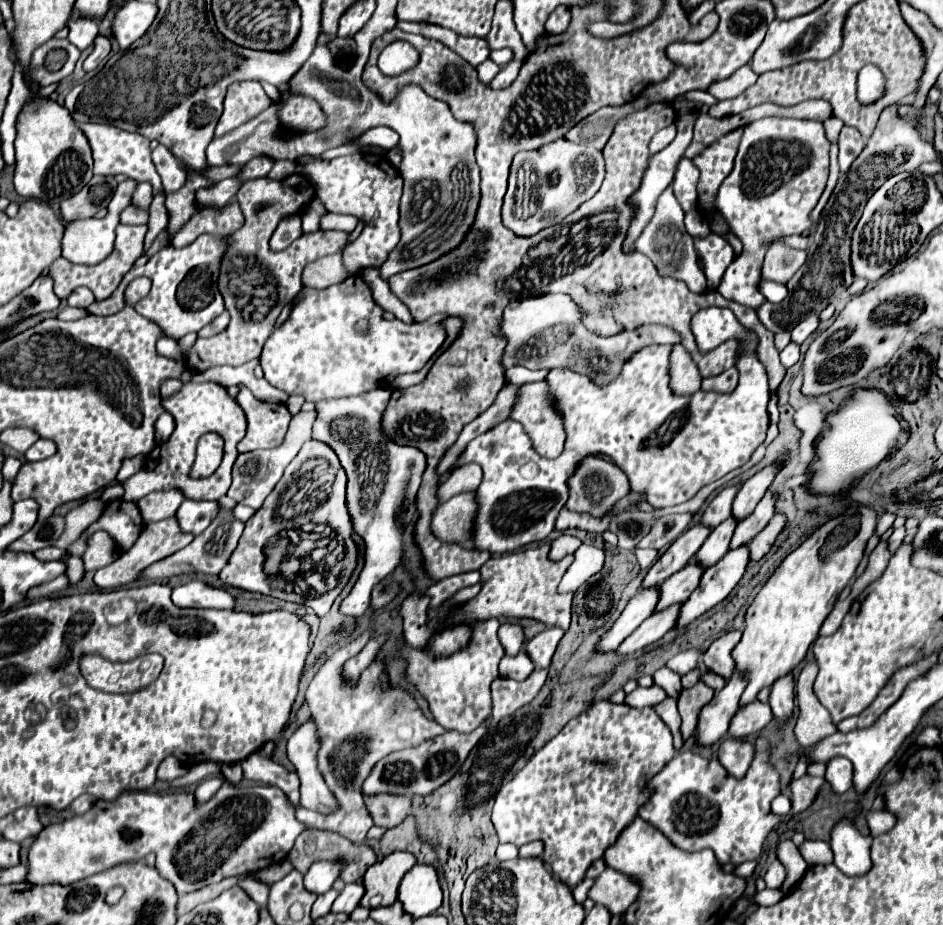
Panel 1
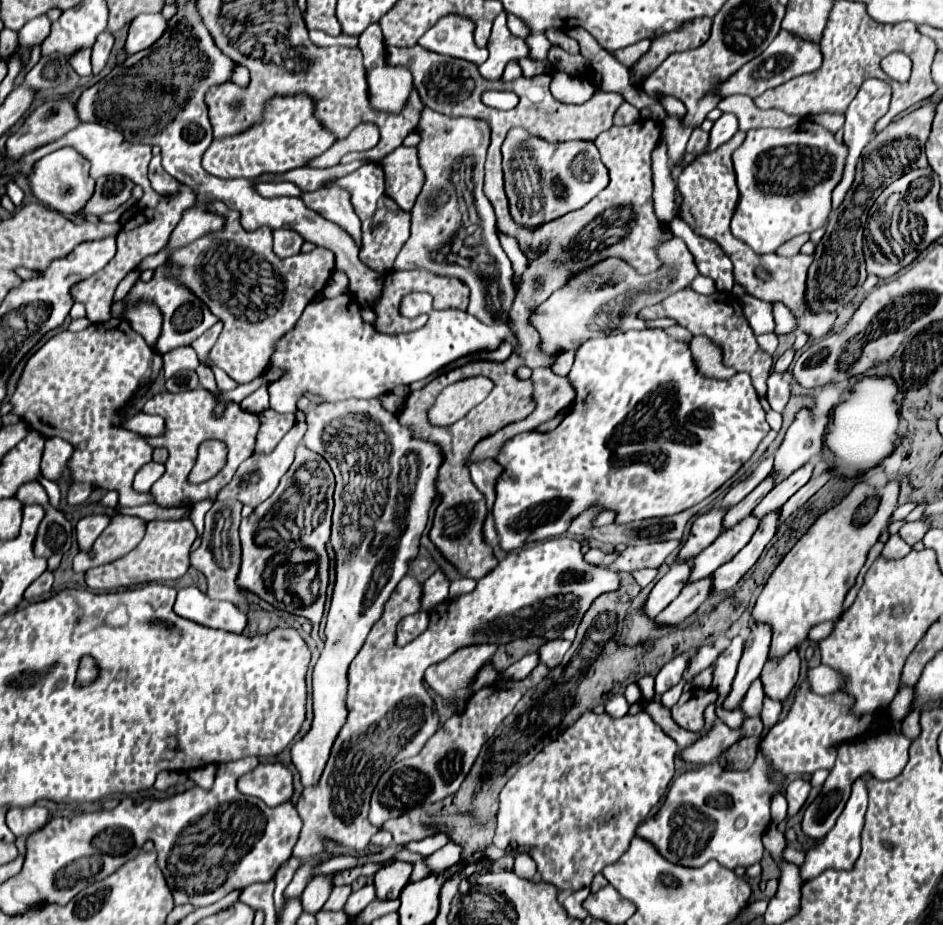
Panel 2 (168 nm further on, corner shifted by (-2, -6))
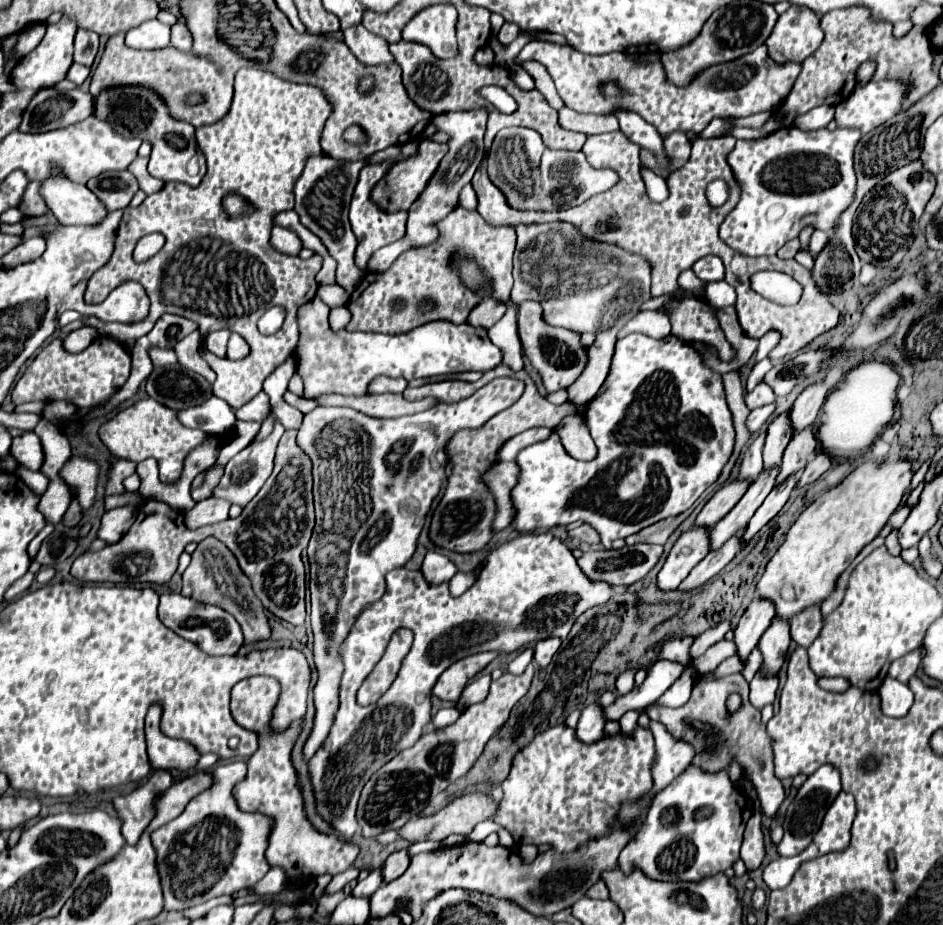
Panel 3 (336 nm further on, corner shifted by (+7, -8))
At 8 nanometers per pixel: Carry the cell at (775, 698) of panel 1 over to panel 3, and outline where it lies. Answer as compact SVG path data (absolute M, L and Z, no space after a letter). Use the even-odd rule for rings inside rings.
M776 616L772 620L770 628L762 634L758 646L760 646L762 656L764 656L762 668L768 674L776 674L782 668L784 656L786 656L788 646L790 646L790 624Z

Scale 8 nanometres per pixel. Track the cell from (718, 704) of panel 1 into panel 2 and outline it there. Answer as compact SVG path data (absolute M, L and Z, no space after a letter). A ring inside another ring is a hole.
M753 626L751 636L745 642L745 650L743 650L731 692L723 700L725 710L737 710L751 682L761 676L761 670L767 662L769 644L771 644L771 630L767 630L767 626Z

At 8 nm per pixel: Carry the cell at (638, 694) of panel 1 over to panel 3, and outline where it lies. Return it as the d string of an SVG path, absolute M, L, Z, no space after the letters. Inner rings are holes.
M598 702L590 704L582 710L582 716L576 726L576 738L584 744L594 744L604 736L604 720L602 720L602 706Z

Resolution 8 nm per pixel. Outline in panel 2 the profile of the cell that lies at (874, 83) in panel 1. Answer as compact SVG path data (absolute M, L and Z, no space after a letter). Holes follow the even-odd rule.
M867 78L861 84L861 88L859 88L857 96L853 98L853 102L849 104L845 113L845 126L843 126L843 140L845 140L845 146L849 148L849 154L847 154L847 166L845 166L843 178L841 178L841 182L835 186L835 190L832 192L832 211L839 206L839 202L845 196L845 190L851 186L853 174L855 174L855 164L857 164L857 160L861 156L861 150L871 140L873 126L889 110L889 102L891 102L891 86L887 82L883 82L883 80L879 80L879 78Z

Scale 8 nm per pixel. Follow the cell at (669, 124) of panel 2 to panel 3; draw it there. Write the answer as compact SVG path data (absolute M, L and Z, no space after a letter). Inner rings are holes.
M530 42L526 44L520 54L516 56L514 64L520 66L528 60L536 60L540 62L548 74L552 76L556 90L560 94L560 98L564 100L564 104L580 114L616 114L618 110L628 110L628 112L636 112L638 116L642 116L648 124L652 124L662 136L674 132L674 130L682 130L682 132L694 132L700 134L712 118L744 118L744 116L752 116L758 112L774 112L778 110L786 96L790 94L790 88L796 80L796 76L800 74L802 66L800 64L774 64L768 58L766 46L762 44L760 48L756 48L754 52L740 56L732 62L726 64L716 64L716 66L708 66L704 68L698 76L694 76L694 80L688 86L674 86L666 80L666 72L660 60L654 62L638 62L636 54L628 54L628 52L610 52L606 56L586 56L570 46L562 46L562 44L550 44L550 42ZM614 82L622 96L608 96L602 88L604 84Z

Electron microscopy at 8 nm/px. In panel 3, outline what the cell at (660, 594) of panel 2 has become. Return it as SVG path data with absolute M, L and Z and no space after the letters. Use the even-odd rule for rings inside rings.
M692 526L672 546L662 570L658 572L658 588L676 590L690 570L710 552L710 528Z

